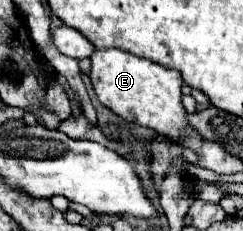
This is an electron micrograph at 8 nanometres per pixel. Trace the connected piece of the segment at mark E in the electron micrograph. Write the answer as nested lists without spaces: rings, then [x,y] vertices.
[[[118,48],[94,50],[90,60],[90,80],[98,100],[104,106],[108,106],[112,112],[116,112],[128,122],[150,128],[194,152],[200,152],[204,138],[188,122],[188,114],[182,106],[182,76],[178,70],[164,68],[160,64],[154,64]]]

